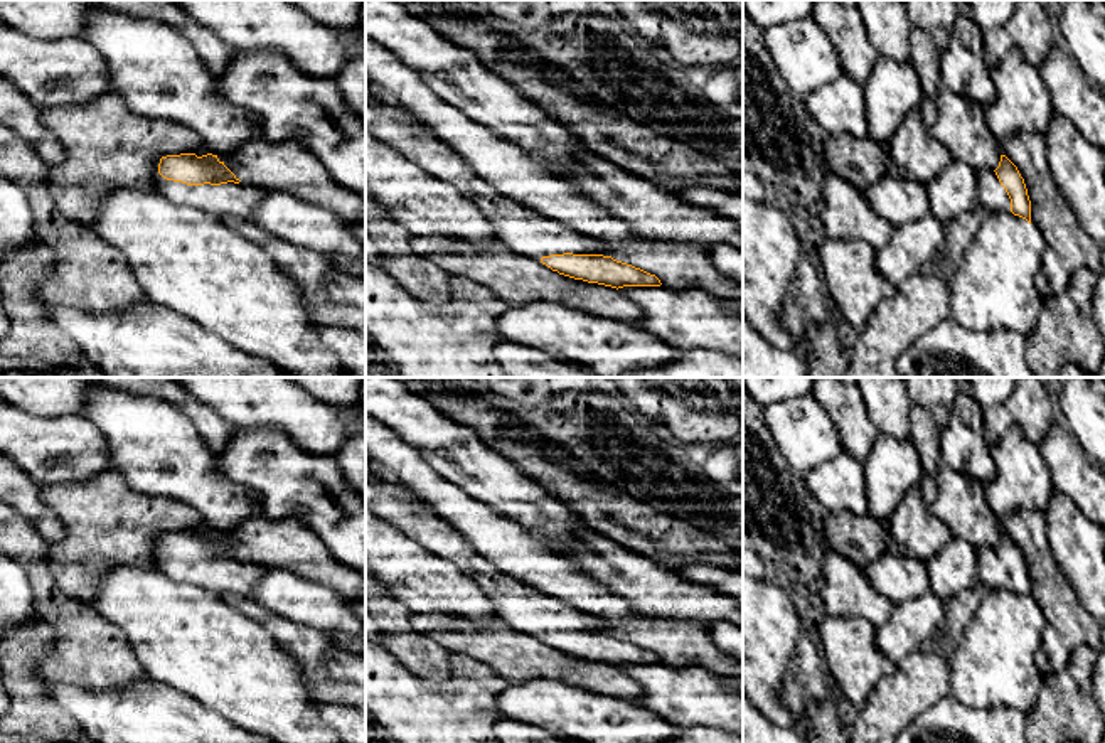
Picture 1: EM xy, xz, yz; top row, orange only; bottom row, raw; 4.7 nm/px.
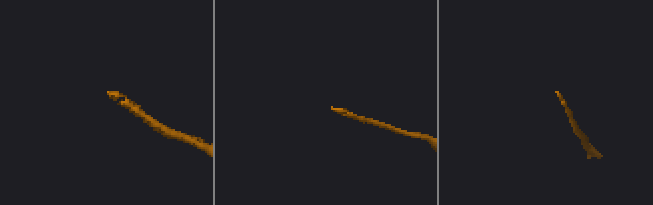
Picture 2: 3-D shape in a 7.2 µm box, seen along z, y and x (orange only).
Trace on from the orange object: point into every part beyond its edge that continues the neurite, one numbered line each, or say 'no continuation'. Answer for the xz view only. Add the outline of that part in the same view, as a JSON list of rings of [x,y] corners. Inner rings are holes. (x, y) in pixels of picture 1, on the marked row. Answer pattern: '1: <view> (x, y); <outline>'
1: xz (519, 229); [[[366,99],[366,130],[376,135],[381,142],[401,152],[428,174],[448,182],[468,197],[478,211],[492,222],[499,241],[507,251],[524,254],[531,259],[541,261],[542,256],[551,254],[603,254],[610,256],[598,241],[586,238],[559,221],[546,219],[532,212],[529,207],[505,199],[488,182],[485,182],[460,155],[450,147],[436,140],[423,125],[419,125],[406,110],[398,104],[386,104],[376,99]]]

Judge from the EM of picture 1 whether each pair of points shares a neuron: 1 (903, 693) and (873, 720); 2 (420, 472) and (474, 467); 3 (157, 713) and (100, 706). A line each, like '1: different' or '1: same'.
1: same
2: different
3: same

